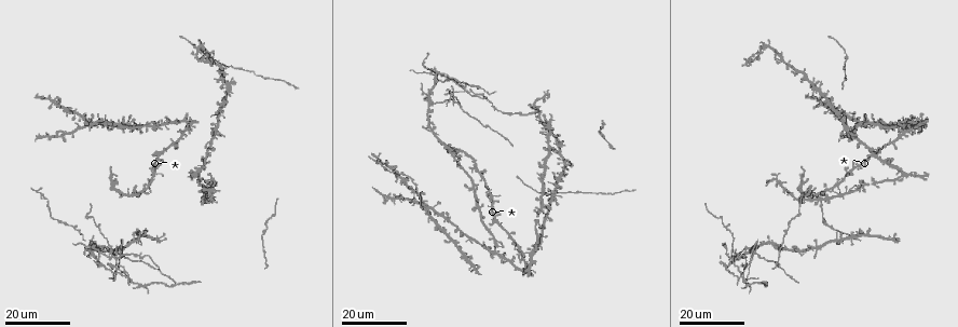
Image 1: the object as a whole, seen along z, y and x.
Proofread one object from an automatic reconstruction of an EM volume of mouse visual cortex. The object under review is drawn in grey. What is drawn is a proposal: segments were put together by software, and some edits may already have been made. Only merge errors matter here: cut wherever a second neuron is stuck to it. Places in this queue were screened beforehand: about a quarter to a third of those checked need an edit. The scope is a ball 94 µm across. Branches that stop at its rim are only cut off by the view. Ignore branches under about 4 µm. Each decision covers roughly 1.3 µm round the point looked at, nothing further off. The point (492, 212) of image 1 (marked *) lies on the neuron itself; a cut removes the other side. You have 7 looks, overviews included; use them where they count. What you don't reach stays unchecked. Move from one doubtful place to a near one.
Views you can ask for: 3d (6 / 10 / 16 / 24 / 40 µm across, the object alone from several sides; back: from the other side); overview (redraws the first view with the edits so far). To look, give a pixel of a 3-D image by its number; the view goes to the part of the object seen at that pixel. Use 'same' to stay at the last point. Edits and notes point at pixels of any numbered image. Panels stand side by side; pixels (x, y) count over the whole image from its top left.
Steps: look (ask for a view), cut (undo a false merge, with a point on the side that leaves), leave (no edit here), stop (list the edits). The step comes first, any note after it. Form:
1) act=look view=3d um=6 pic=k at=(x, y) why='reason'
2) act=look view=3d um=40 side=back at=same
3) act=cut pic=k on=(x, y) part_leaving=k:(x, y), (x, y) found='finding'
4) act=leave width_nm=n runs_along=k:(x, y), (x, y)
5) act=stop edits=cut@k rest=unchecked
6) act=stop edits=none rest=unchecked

act=look view=3d um=16 pic=1 at=(570, 191)

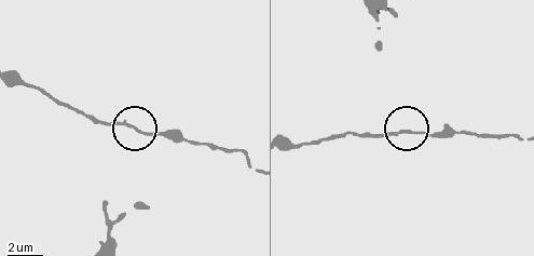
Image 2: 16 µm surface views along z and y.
act=look view=3d um=6 pic=2 at=(411, 131) why='closer look'

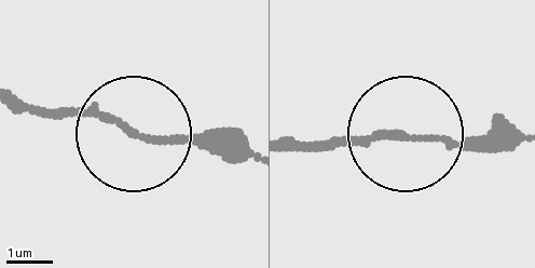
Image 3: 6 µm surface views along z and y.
act=leave found='all the same neuron'

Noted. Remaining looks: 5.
act=look view=3d um=16 pic=1 at=(820, 86) why='four or more arms meet'

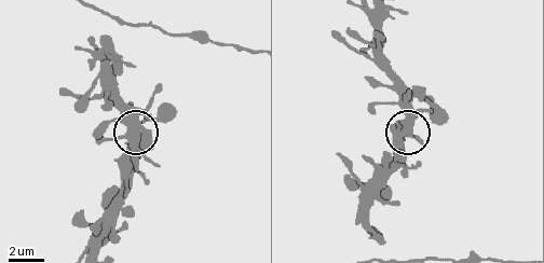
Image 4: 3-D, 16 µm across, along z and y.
act=look view=3d um=10 at=same why='closer look'

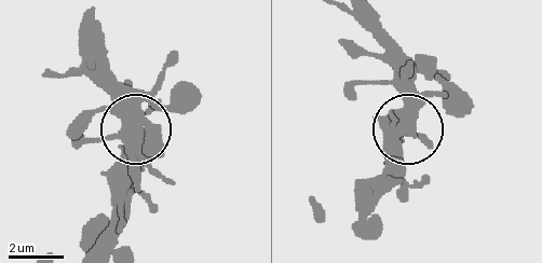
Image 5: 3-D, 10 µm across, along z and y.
act=leave arms=4 found='one neuron here'

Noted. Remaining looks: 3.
act=look view=3d um=16 pic=1 at=(747, 248) why='four or more arms meet'

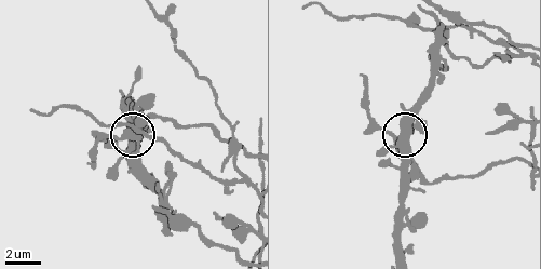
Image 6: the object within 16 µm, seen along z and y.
act=look view=3d um=6 pic=6 at=(127, 133)

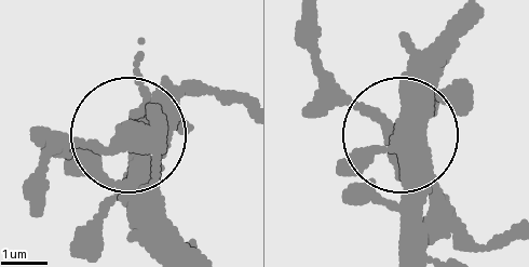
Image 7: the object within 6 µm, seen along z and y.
act=leave arms=5 found='continuous, no second neuron'

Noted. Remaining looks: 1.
act=stop edits=none rest=unchecked

